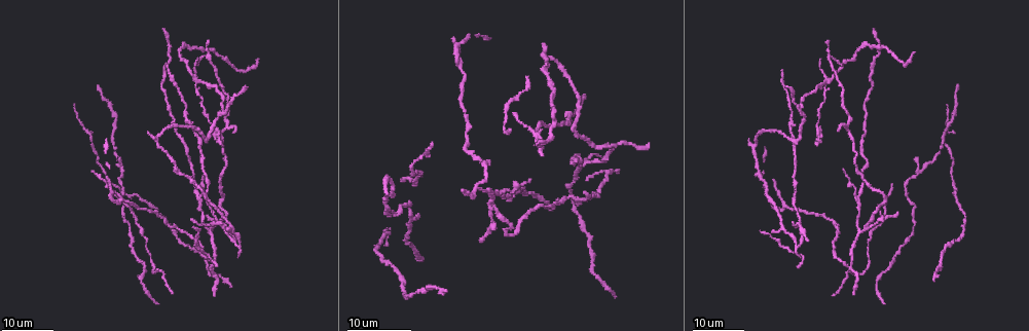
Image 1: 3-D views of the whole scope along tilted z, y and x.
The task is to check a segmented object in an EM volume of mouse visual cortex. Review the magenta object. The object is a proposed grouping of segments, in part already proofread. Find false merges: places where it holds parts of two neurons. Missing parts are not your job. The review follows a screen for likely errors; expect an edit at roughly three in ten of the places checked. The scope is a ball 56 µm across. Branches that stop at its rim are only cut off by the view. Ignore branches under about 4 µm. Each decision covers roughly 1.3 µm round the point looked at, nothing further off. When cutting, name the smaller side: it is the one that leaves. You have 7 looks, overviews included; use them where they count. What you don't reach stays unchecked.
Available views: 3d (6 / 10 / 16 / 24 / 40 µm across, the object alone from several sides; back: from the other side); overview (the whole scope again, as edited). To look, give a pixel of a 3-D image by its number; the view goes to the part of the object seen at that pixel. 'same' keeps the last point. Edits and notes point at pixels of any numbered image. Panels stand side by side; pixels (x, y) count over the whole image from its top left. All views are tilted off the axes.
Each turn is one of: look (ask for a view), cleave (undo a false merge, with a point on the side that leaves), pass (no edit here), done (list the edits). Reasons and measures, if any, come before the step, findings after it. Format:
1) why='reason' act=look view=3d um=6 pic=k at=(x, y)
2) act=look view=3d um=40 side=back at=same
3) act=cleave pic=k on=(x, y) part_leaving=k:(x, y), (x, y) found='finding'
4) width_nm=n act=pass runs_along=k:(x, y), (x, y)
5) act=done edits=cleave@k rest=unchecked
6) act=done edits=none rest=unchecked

why='branch point' act=look view=3d um=16 pic=1 at=(858, 198)

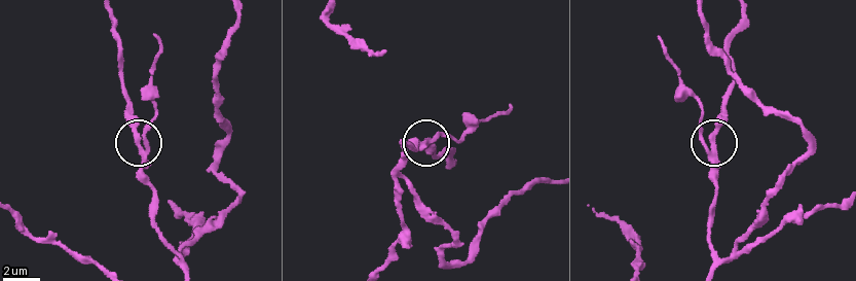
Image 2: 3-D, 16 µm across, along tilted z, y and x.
act=look view=3d um=10 pic=2 at=(137, 137)

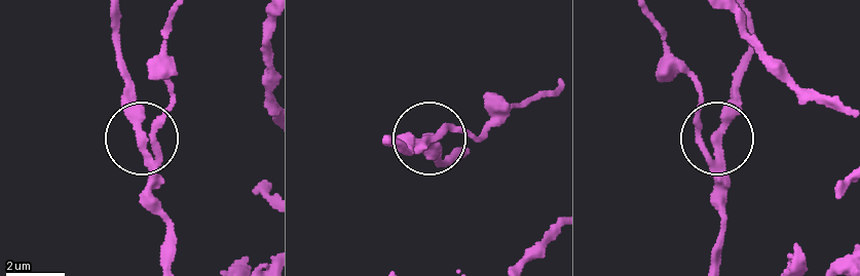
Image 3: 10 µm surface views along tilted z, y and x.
side_arm_um=7 act=pass runs_along=3:(714, 261), (723, 232), (720, 166), (698, 87) found='one neuron here'

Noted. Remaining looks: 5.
why='calibre changes' act=look view=3d um=16 pic=1 at=(505, 234)

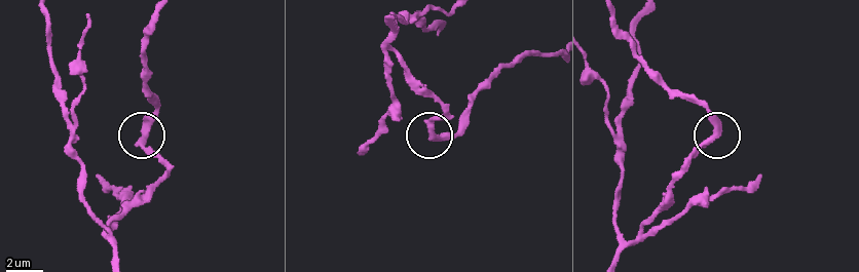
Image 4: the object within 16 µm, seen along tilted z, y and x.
act=look view=3d um=6 pic=4 at=(434, 137)

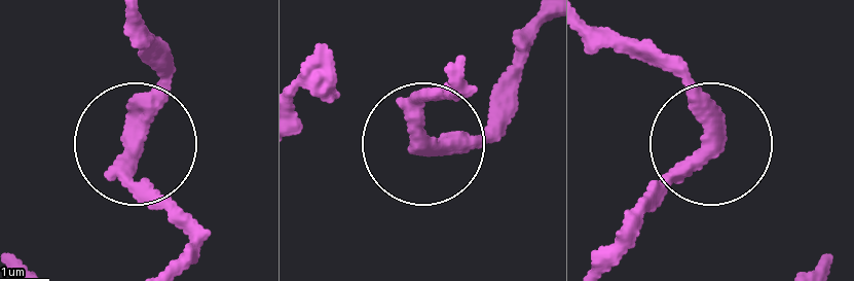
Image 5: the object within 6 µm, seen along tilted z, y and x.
width_nm=380 act=pass found='continuous, no second neuron'

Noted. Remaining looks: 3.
why='three arms meet' act=look view=3d um=16 pic=1 at=(608, 145)

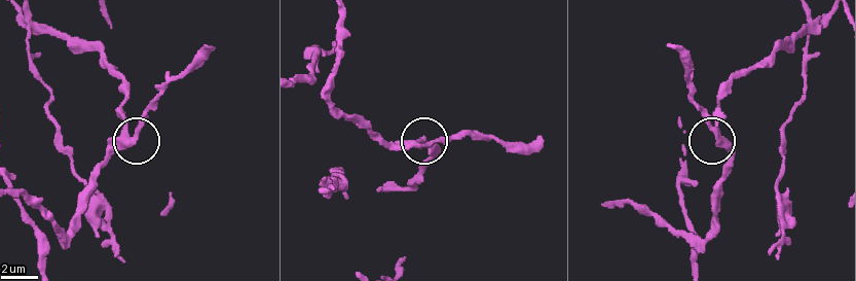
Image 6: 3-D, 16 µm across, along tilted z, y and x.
act=look view=3d um=6 pic=6 at=(421, 145)

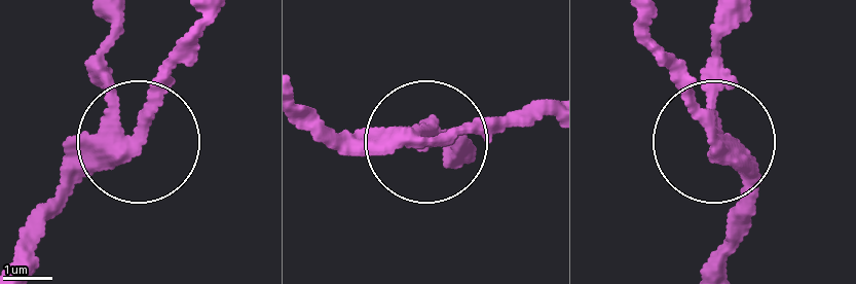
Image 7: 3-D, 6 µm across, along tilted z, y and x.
arms=3 act=pass runs_along=7:(108, 18), (106, 78), (140, 131), (211, 16) found='all the same neuron'

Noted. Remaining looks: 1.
act=done edits=none rest=unchecked

